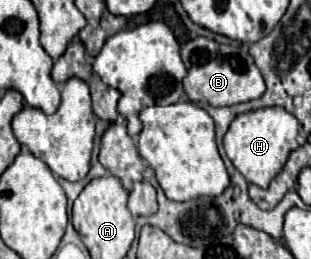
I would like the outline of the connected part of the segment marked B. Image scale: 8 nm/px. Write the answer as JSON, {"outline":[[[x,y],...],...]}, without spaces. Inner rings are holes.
{"outline":[[[200,36],[190,40],[182,48],[182,62],[188,68],[188,74],[182,84],[190,102],[206,102],[210,106],[234,106],[234,104],[256,100],[266,90],[262,74],[256,68],[248,50],[246,50],[246,68],[244,68],[240,50],[230,46],[220,46],[214,40]]]}

